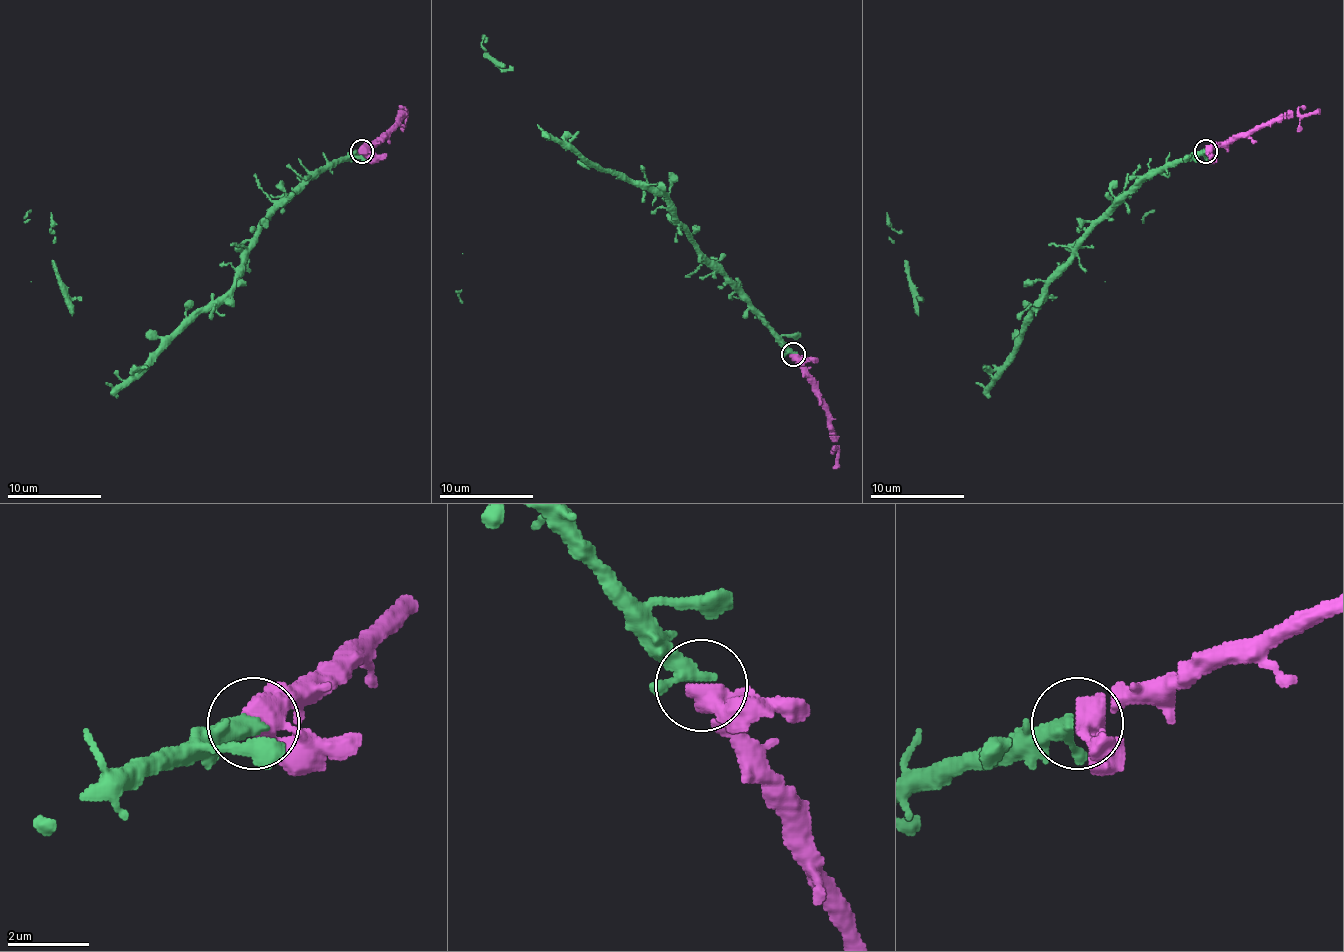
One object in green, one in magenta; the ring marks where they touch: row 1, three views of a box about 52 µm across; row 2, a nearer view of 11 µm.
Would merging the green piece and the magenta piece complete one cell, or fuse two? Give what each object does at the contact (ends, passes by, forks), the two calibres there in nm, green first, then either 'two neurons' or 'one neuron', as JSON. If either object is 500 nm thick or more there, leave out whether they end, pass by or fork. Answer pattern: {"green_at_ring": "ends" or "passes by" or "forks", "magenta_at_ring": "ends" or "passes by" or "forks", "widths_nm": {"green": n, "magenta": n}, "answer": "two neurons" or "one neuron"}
{"widths_nm": {"green": 320, "magenta": 550}, "answer": "one neuron"}

